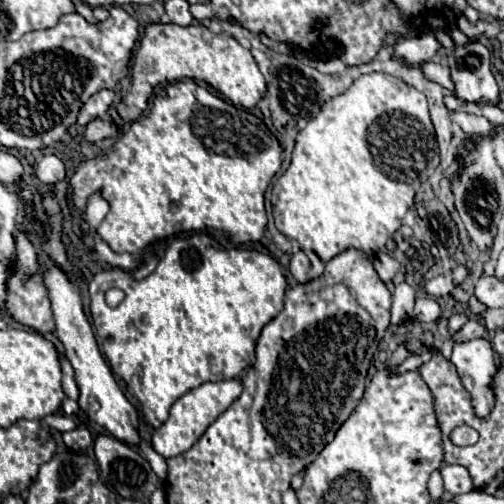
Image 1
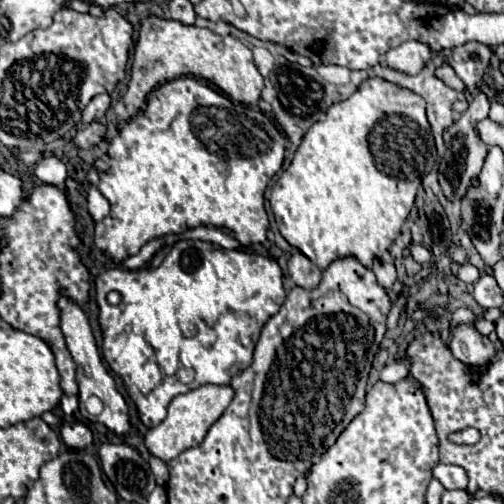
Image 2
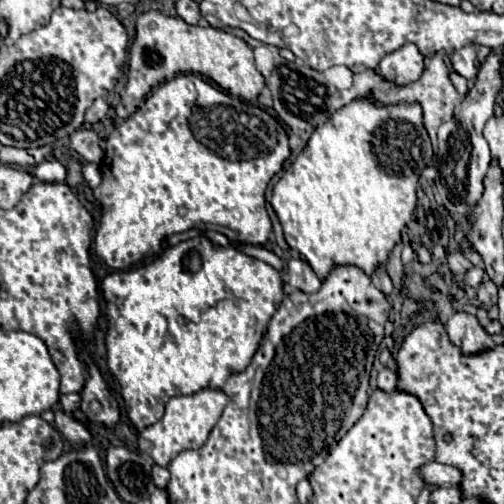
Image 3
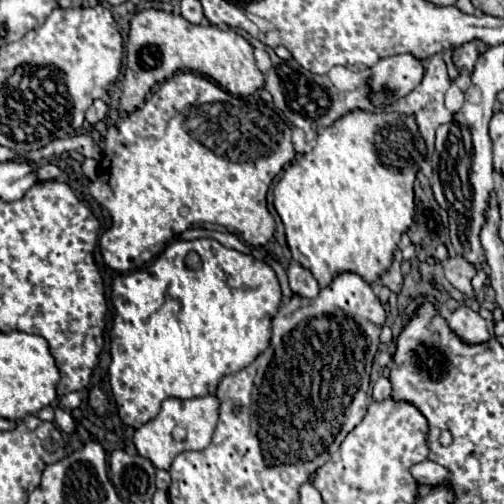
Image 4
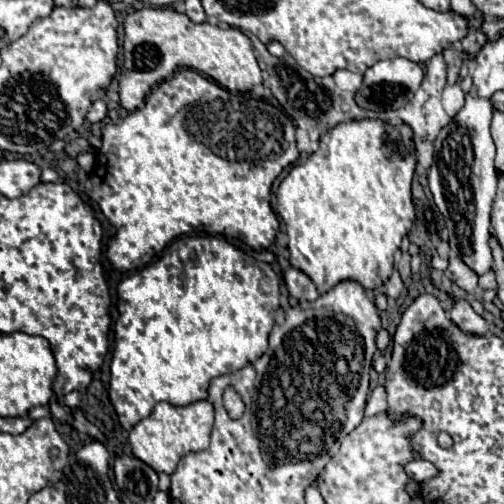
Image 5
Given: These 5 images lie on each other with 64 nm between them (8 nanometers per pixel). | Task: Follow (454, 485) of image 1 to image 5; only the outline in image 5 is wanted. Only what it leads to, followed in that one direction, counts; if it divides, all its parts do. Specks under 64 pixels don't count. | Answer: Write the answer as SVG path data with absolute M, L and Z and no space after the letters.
M416 458L416 460L410 460L406 466L404 466L406 474L410 480L414 482L424 482L432 476L436 476L436 466L430 464L428 460L422 460L422 458Z

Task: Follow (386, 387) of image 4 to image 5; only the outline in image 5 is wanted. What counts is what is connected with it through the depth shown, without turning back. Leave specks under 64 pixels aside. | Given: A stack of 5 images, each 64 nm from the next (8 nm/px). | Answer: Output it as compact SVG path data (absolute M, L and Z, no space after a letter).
M376 386L366 402L366 408L364 408L364 416L366 418L372 418L376 414L382 414L386 412L386 396L384 396L384 386Z

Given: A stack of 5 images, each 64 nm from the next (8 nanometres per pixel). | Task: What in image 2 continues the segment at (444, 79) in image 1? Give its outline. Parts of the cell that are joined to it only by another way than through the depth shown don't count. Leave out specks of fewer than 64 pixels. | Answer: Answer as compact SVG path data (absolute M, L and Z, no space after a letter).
M444 64L442 68L440 68L440 72L436 72L436 76L440 76L450 88L454 88L454 90L458 90L458 92L464 92L464 82L456 76L456 72L448 66L448 64Z

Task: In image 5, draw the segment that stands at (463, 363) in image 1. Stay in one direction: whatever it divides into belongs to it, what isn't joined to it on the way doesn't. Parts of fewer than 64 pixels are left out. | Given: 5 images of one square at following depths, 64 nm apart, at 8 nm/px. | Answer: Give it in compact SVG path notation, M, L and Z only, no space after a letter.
M460 298L454 300L454 304L452 304L452 308L450 308L450 318L452 318L464 332L470 332L470 334L486 334L486 332L488 332L488 326L486 326L484 318L478 316L466 300L460 300Z

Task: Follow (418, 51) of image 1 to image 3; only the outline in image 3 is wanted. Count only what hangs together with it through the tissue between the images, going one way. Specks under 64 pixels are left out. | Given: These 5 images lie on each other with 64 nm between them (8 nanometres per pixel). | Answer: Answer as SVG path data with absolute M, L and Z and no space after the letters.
M406 44L404 48L384 56L376 68L376 72L384 78L394 82L396 86L406 86L416 82L422 76L424 58L420 56L414 44Z

